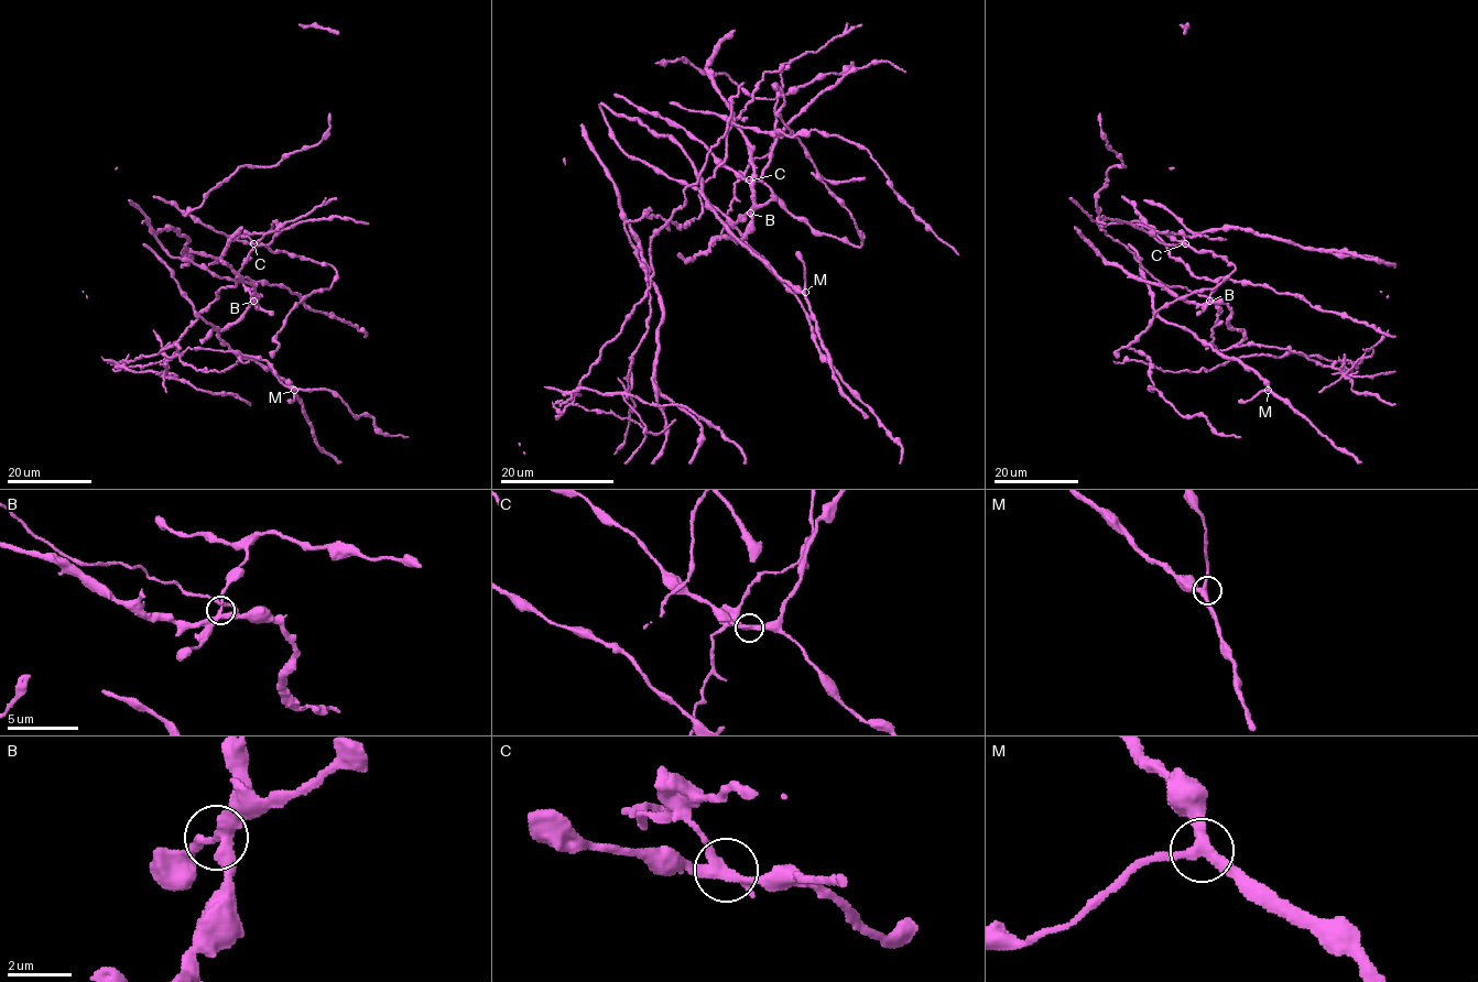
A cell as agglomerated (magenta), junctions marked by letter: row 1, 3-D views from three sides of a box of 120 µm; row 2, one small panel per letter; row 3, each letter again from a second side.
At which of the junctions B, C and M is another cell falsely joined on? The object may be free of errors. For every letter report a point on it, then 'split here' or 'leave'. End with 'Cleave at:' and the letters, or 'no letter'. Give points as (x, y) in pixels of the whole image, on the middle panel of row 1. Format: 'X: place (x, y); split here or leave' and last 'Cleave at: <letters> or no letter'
B: place (750, 213); leave
C: place (749, 179); split here
M: place (805, 292); leave
Cleave at: C

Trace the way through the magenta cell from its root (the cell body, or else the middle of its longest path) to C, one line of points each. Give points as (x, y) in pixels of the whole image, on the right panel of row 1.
C: (1217, 305), (1209, 297), (1154, 279), (1101, 227), (1143, 225), (1178, 232), (1185, 243)

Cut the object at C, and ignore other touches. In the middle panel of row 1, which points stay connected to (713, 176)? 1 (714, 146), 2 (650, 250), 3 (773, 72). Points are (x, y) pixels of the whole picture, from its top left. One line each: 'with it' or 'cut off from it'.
1: with it
2: with it
3: with it

